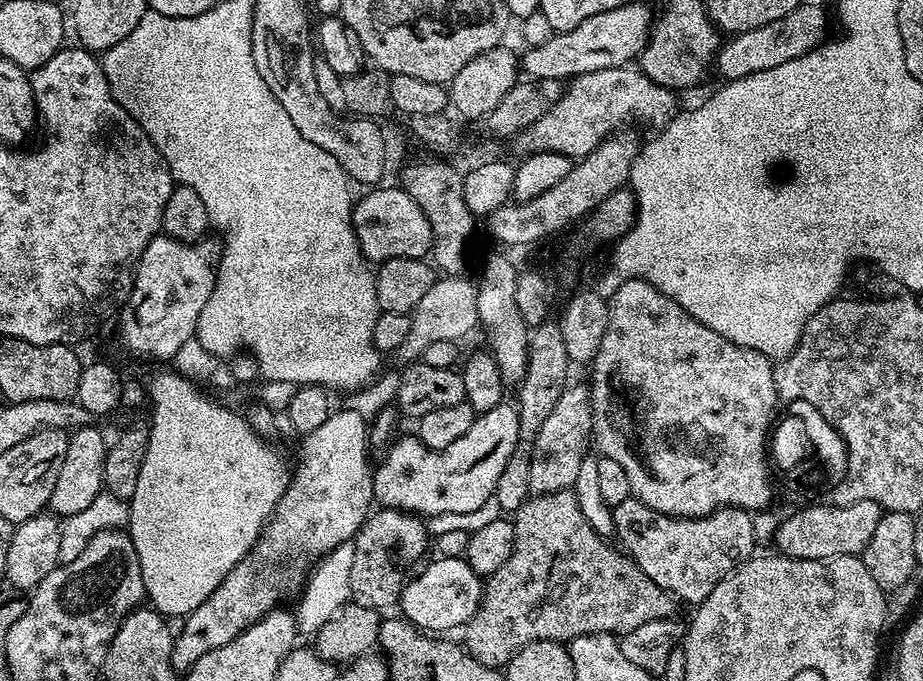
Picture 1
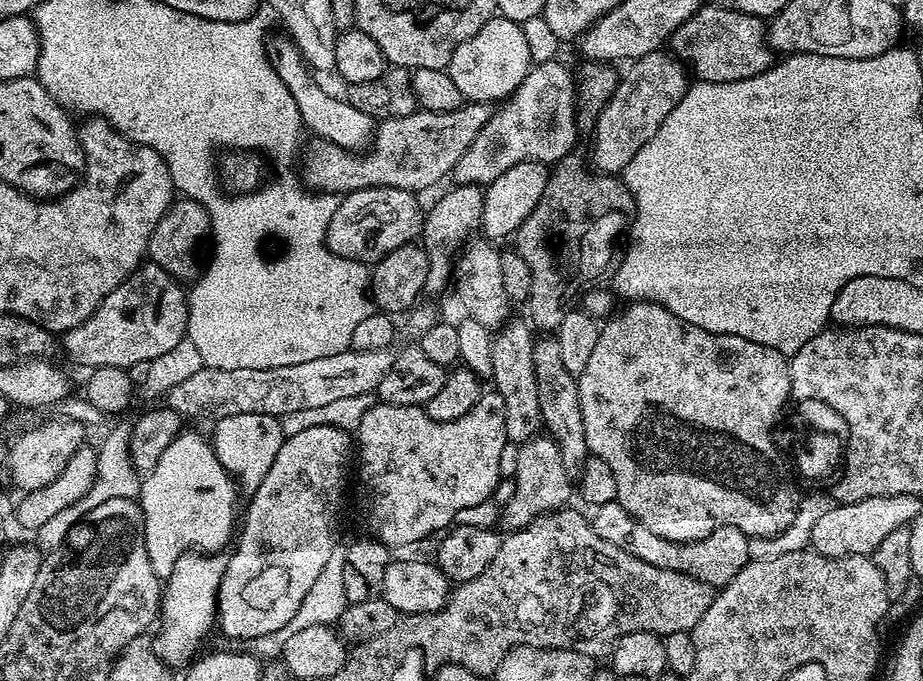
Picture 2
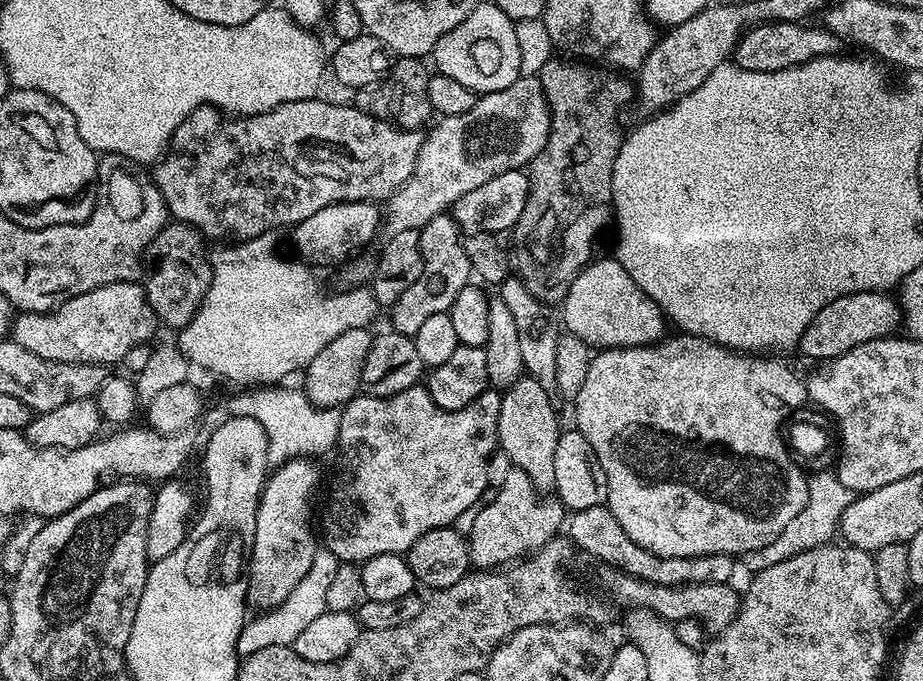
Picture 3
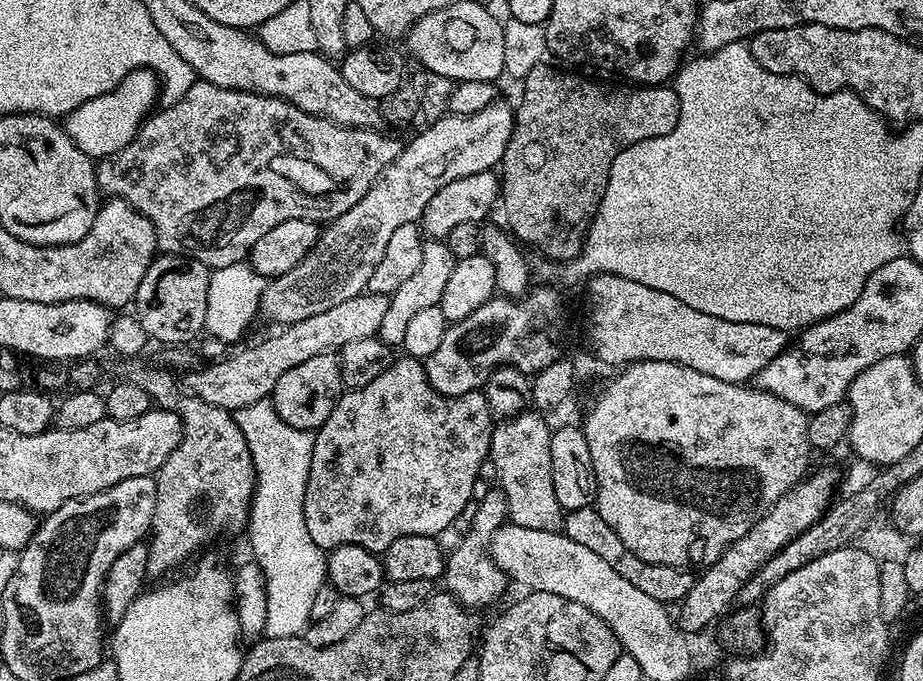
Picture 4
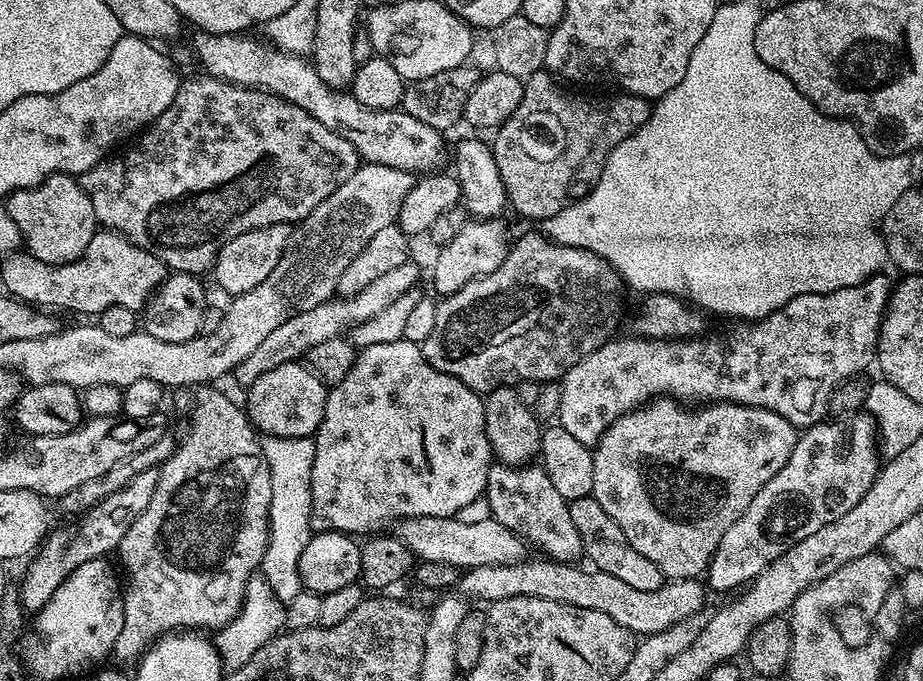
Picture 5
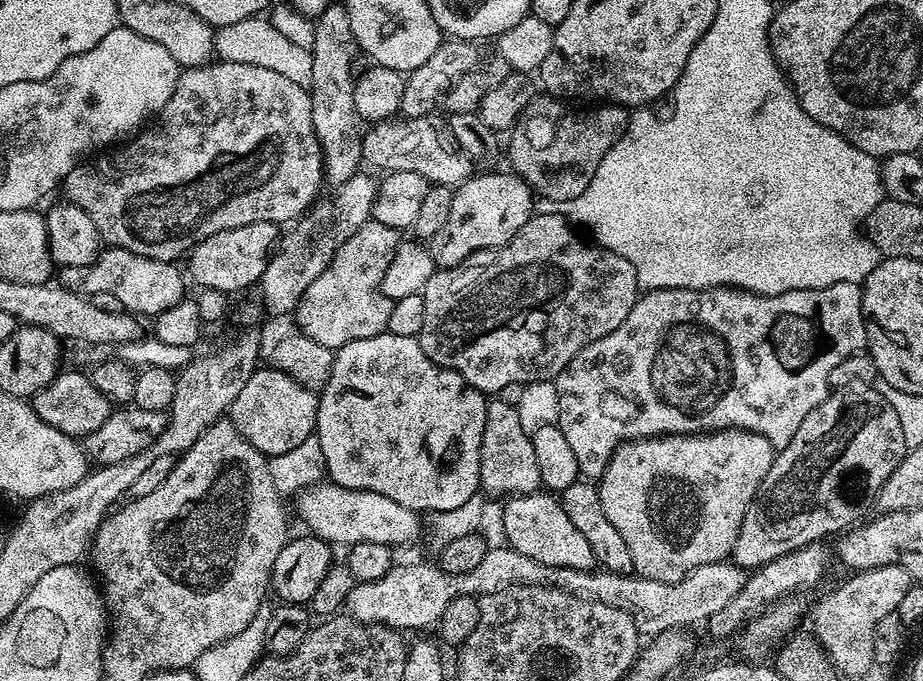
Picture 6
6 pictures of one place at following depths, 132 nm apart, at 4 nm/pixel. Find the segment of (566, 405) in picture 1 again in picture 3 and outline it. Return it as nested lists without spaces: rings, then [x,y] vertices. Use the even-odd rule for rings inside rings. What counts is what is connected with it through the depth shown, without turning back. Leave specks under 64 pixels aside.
[[[521,468],[507,469],[504,481],[499,481],[498,495],[490,506],[478,509],[478,518],[468,533],[468,553],[472,564],[480,570],[500,570],[538,551],[542,545],[557,539],[556,532],[565,527],[566,509],[552,494],[542,495],[536,483]]]

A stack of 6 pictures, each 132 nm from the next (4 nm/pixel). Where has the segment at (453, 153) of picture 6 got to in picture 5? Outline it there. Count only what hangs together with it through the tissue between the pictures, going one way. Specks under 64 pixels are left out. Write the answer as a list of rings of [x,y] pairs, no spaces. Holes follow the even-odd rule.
[[[193,31],[192,48],[200,59],[205,73],[227,84],[237,84],[243,88],[259,88],[269,92],[271,96],[280,96],[294,106],[306,110],[310,118],[318,118],[326,130],[334,130],[350,146],[354,146],[361,161],[382,166],[394,166],[398,170],[406,170],[413,174],[428,174],[444,160],[445,133],[434,130],[434,126],[426,126],[426,122],[418,122],[418,118],[410,118],[410,114],[395,108],[390,110],[370,110],[354,98],[351,91],[337,90],[326,86],[322,78],[318,78],[318,70],[314,70],[311,59],[295,56],[289,52],[281,52],[267,43],[259,44],[251,40],[248,34],[214,34],[213,32]]]

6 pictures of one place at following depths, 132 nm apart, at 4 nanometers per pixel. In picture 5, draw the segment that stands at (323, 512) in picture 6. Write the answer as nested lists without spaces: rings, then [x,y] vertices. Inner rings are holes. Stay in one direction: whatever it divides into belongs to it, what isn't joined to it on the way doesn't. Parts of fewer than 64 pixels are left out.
[[[410,516],[399,521],[398,528],[400,541],[411,550],[413,557],[446,562],[461,570],[519,564],[526,556],[525,540],[491,518],[467,525],[451,516]]]

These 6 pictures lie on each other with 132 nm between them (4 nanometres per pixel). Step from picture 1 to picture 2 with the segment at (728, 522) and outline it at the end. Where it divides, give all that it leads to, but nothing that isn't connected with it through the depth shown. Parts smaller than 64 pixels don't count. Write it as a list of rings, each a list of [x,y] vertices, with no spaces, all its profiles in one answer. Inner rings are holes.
[[[616,499],[595,505],[593,512],[596,513],[591,513],[590,523],[598,538],[618,546],[618,550],[626,550],[626,554],[640,558],[642,562],[650,562],[650,566],[658,566],[662,570],[678,570],[678,574],[690,574],[690,578],[698,578],[698,582],[706,582],[714,590],[729,584],[748,565],[750,538],[734,526],[722,526],[706,538],[680,544],[677,540],[667,540],[654,534],[654,530],[646,530],[646,526],[635,520]]]

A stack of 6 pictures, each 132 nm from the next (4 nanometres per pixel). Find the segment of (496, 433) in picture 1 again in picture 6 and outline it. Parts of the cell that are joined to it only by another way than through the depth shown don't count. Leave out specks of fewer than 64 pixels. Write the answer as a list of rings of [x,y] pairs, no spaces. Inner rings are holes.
[[[383,331],[379,336],[362,338],[335,349],[332,358],[330,378],[318,392],[316,405],[316,431],[314,435],[320,440],[320,449],[324,455],[324,468],[327,479],[344,488],[361,488],[364,492],[377,492],[402,506],[411,508],[417,514],[435,514],[452,511],[462,506],[471,496],[481,491],[480,487],[480,447],[482,434],[486,426],[488,400],[485,393],[479,392],[473,384],[467,384],[454,370],[435,364],[422,350],[419,339],[414,336],[396,336],[393,332]]]

